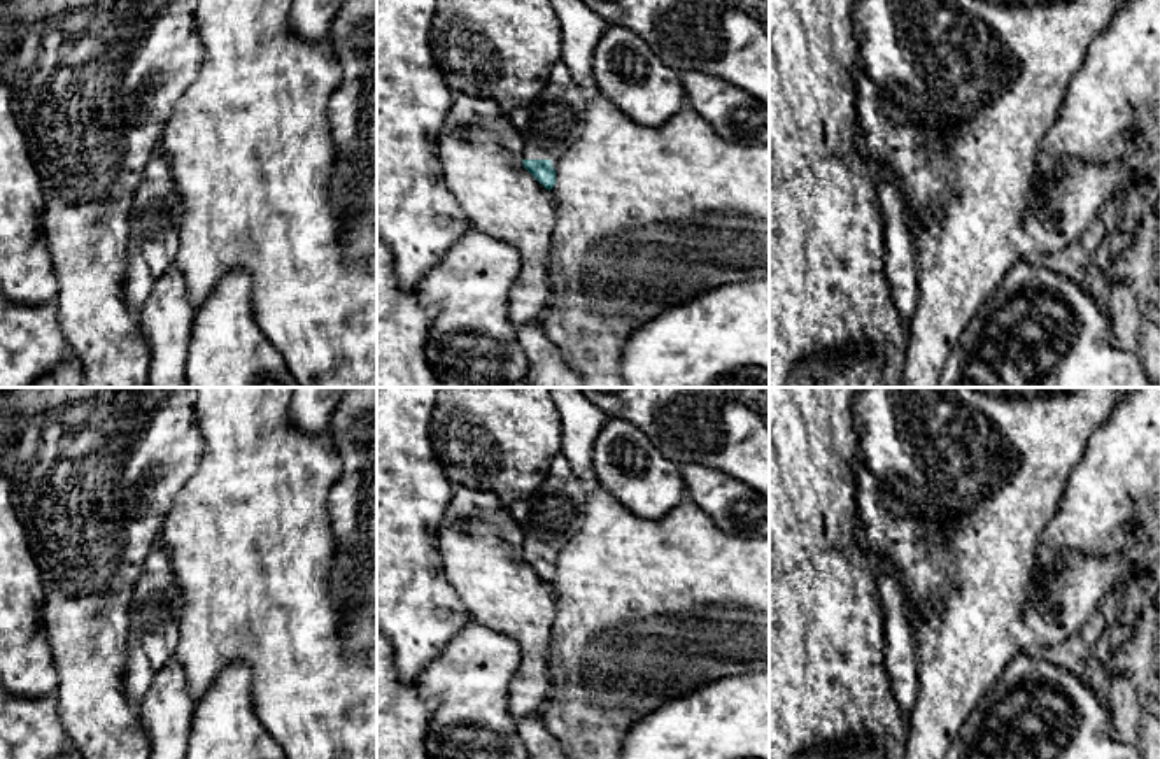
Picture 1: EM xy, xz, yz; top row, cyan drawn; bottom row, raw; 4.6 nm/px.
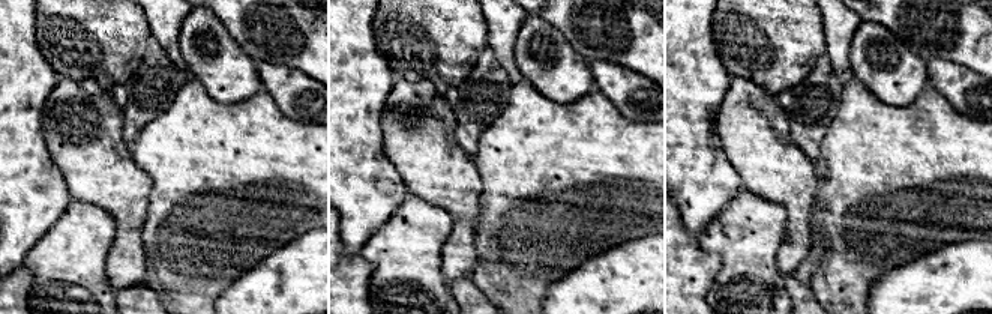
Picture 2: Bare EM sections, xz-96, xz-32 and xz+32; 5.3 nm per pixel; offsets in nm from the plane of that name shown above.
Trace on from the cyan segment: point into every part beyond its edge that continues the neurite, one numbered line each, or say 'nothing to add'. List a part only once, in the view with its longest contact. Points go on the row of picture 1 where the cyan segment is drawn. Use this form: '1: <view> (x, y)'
1: xz (558, 113)

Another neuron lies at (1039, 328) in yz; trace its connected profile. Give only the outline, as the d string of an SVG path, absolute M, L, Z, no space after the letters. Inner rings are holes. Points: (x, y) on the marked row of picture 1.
M1020 259L971 319L939 387L1149 387L1139 352L1114 344L1106 307L1044 261Z

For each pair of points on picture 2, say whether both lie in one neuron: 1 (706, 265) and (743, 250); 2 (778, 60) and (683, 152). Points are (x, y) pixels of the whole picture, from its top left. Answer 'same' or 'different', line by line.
1: different
2: different

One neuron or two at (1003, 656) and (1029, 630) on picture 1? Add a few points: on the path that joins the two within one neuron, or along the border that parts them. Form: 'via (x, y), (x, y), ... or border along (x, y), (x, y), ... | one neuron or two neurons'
via (1010, 649), (1022, 637) | one neuron

